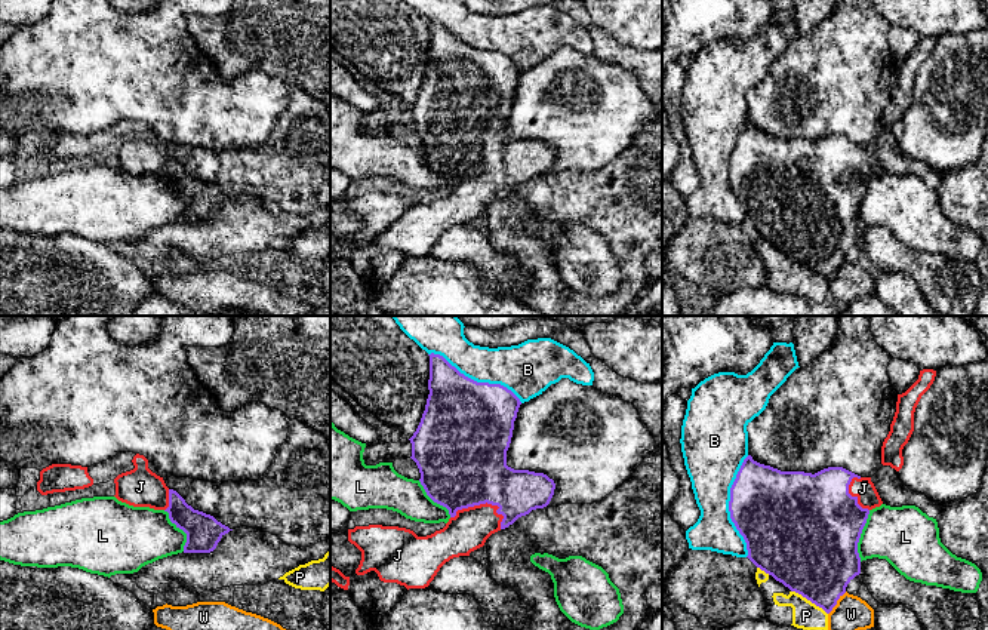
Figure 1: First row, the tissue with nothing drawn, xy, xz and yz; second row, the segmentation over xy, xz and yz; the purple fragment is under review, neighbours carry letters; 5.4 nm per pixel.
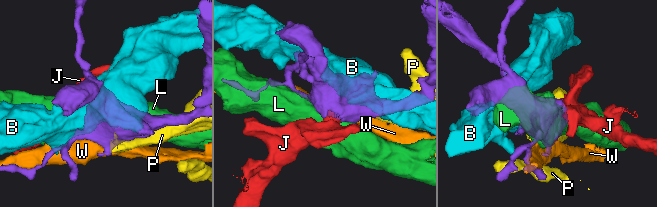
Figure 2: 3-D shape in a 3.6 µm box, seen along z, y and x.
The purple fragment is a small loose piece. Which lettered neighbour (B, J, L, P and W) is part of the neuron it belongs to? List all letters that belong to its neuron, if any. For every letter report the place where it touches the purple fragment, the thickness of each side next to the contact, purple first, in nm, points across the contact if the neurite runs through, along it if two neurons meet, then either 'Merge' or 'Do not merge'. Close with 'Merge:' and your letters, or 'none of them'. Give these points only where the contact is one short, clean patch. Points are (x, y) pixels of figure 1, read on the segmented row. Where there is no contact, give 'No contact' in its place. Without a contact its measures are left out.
B: Touches purple at yz (729, 506). Thickness 440 nm (purple) against 280 nm. Do not merge
J: Touches purple at xz (479, 504). Thickness 480 nm (purple) against 220 nm. Path across: xz (462, 461), (479, 489), (479, 504), (470, 528). Merge
L: Touches purple at yz (859, 535). Thickness 500 nm (purple) against 320 nm. Do not merge
P: Touches purple at yz (809, 599). Thickness 460 nm (purple) against 150 nm. Do not merge
W: Touches purple at yz (836, 604). Thickness 400 nm (purple) against 190 nm. Do not merge
Merge: J

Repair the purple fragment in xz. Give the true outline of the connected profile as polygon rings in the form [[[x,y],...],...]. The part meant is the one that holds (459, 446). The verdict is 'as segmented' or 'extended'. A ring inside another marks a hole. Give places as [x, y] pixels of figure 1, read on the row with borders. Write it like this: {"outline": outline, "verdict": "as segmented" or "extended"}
{"outline": [[[440,354],[430,356],[428,399],[421,422],[409,439],[412,460],[427,495],[449,510],[446,526],[427,537],[398,526],[356,526],[348,541],[361,551],[357,575],[375,571],[381,581],[409,588],[425,588],[440,568],[453,557],[470,556],[486,540],[518,517],[550,504],[555,483],[544,473],[507,465],[520,399],[501,384],[477,382]]], "verdict": "extended"}

